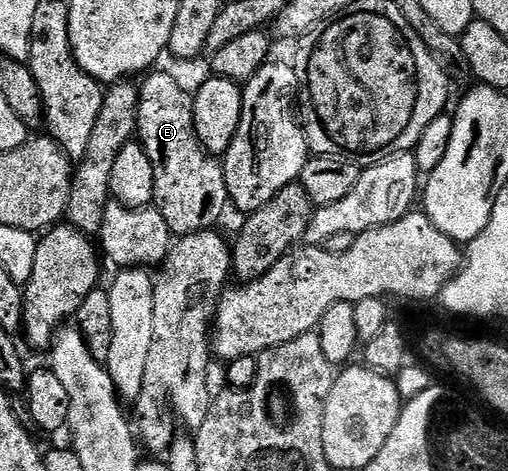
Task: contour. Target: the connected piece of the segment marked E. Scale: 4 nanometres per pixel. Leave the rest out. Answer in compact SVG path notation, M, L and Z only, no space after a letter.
M153 74L140 83L137 132L142 148L151 156L157 181L157 211L174 236L214 229L230 205L225 167L201 146L193 123L193 99L169 74Z

